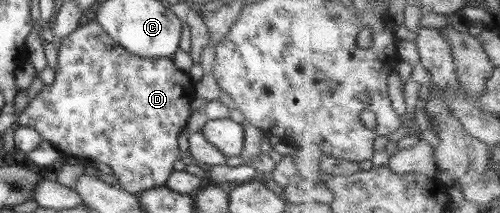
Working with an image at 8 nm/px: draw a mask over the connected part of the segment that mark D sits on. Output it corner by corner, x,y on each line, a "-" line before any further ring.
95,20
85,22
84,25
78,25
75,30
67,33
61,40
56,53
57,68
54,70
54,80
49,85
44,85
39,89
39,94
35,96
27,107
18,114
18,126
28,126
35,129
43,141
49,141
61,155
67,157
83,157
87,160
95,160
106,164
111,168
113,176
121,189
129,194
137,194
139,191
147,190
153,187
163,187
164,180
171,174
172,164
179,160
181,152
177,149
177,136
186,125
187,118
191,114
190,104
196,98
194,95
194,83
187,73
175,68
172,60
169,58
139,58
130,52
127,52
122,46
117,45
111,40
111,37
96,23

